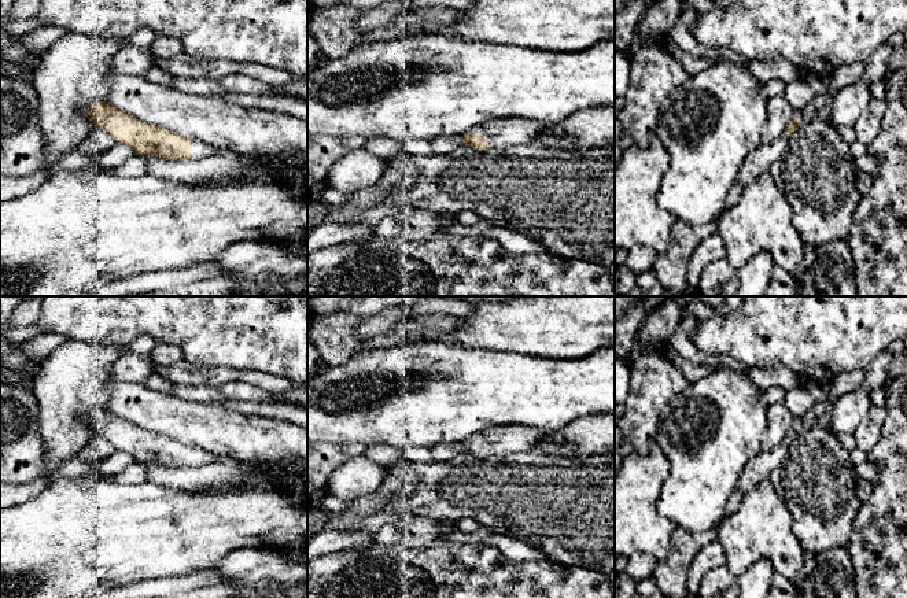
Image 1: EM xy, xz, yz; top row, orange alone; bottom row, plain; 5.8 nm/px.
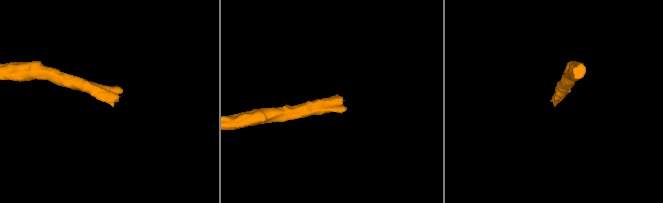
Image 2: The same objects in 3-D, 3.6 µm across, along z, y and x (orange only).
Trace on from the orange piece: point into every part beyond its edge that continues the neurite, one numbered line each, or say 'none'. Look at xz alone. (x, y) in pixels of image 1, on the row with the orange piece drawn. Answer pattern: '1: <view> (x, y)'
1: xz (505, 133)

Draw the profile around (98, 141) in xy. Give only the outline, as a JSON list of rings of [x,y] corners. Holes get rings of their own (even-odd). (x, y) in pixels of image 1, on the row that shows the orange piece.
[[[93,126],[89,136],[78,145],[78,148],[92,160],[115,145],[114,139],[103,129]]]

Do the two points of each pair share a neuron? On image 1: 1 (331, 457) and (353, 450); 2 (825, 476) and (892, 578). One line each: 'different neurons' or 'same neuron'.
1: same neuron
2: different neurons

